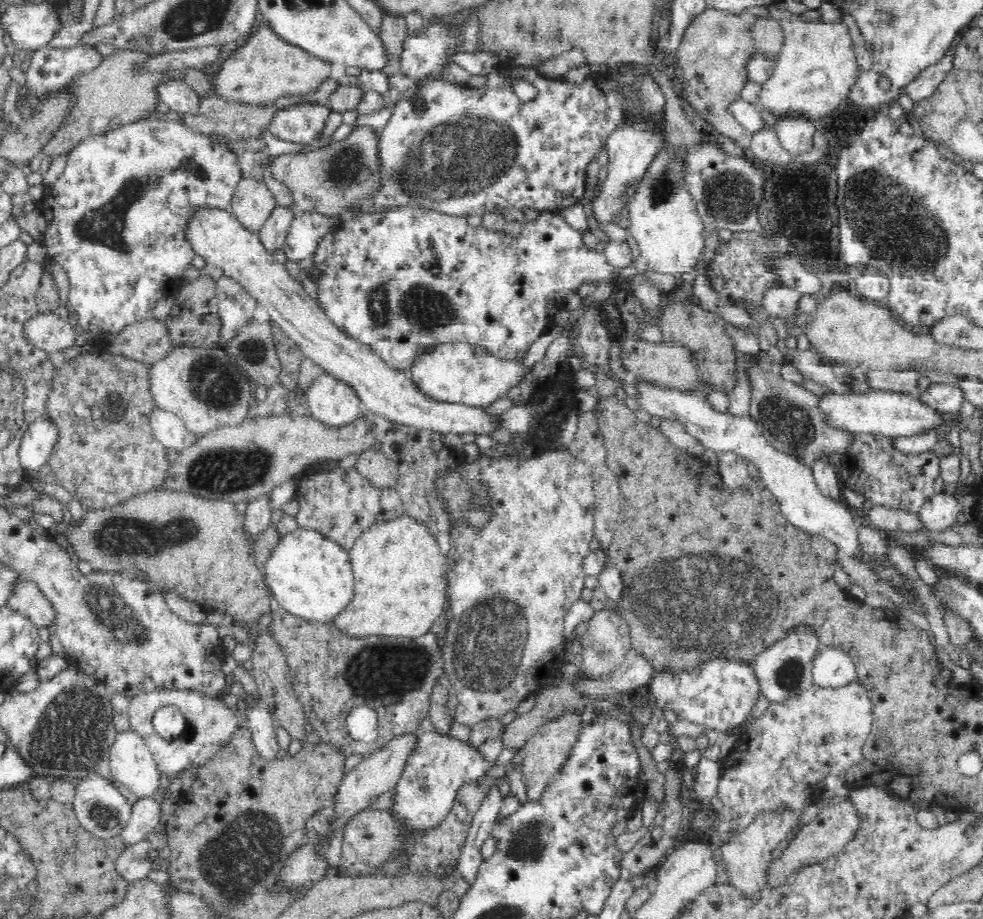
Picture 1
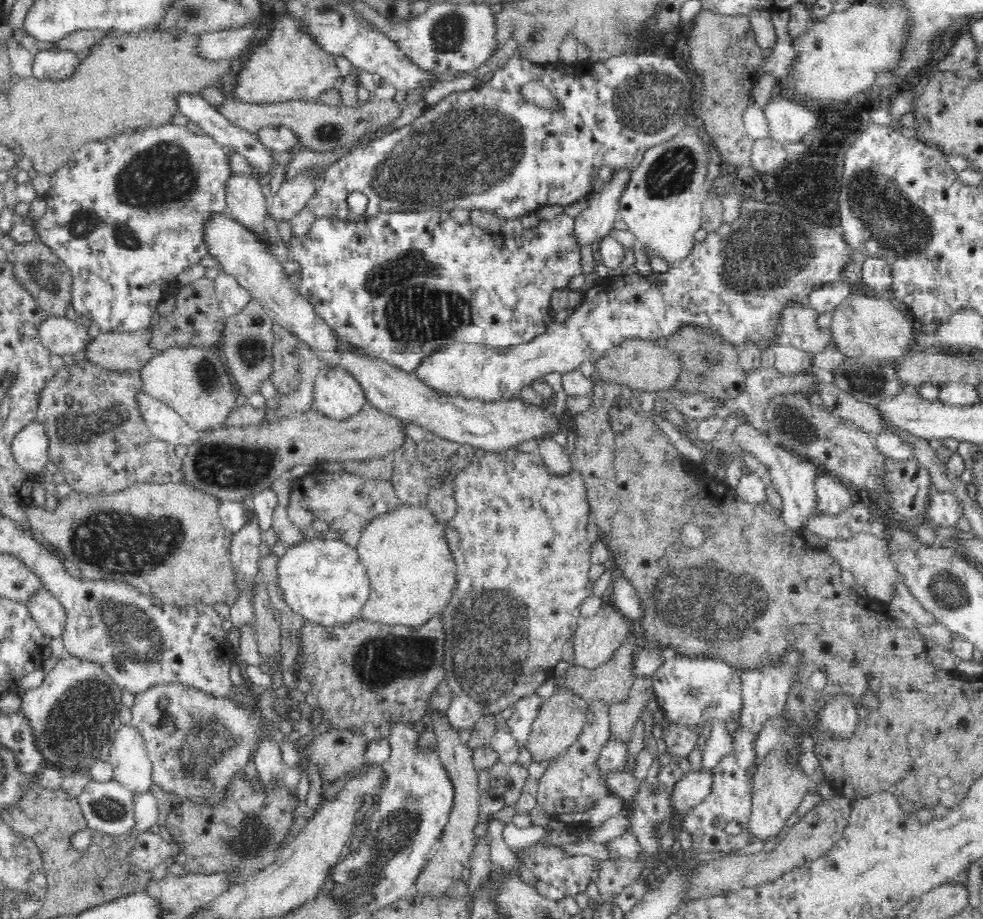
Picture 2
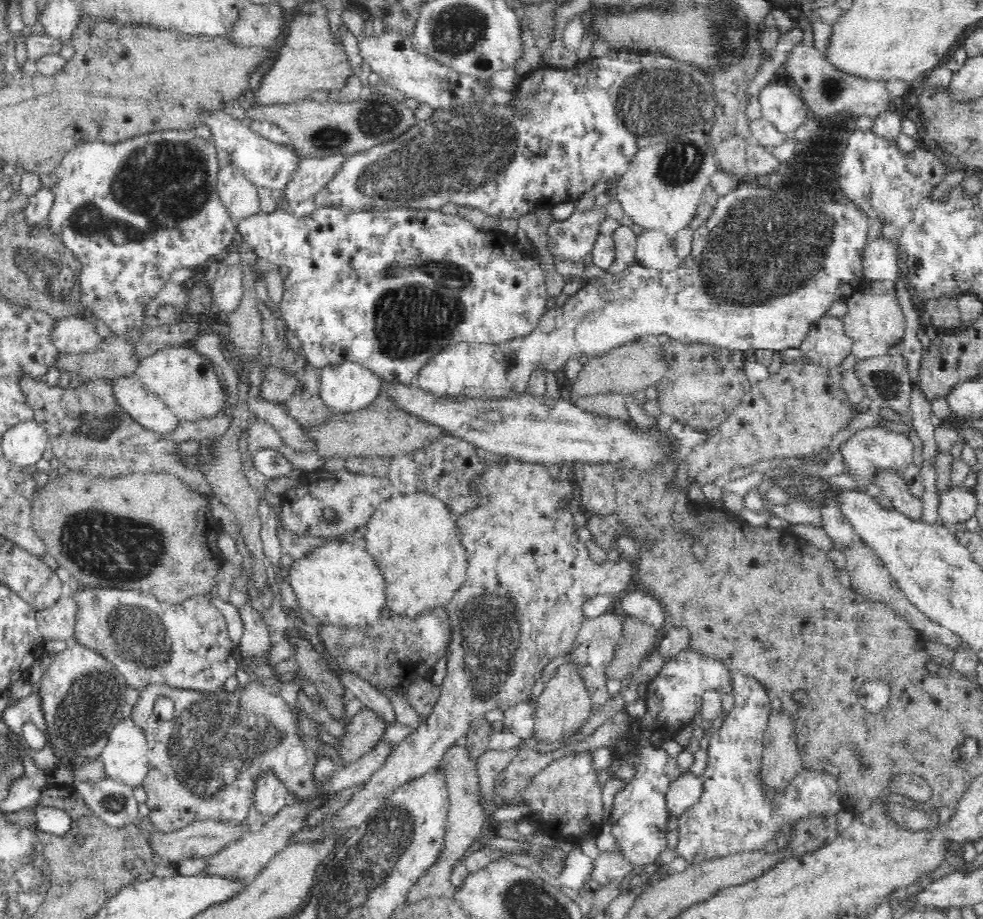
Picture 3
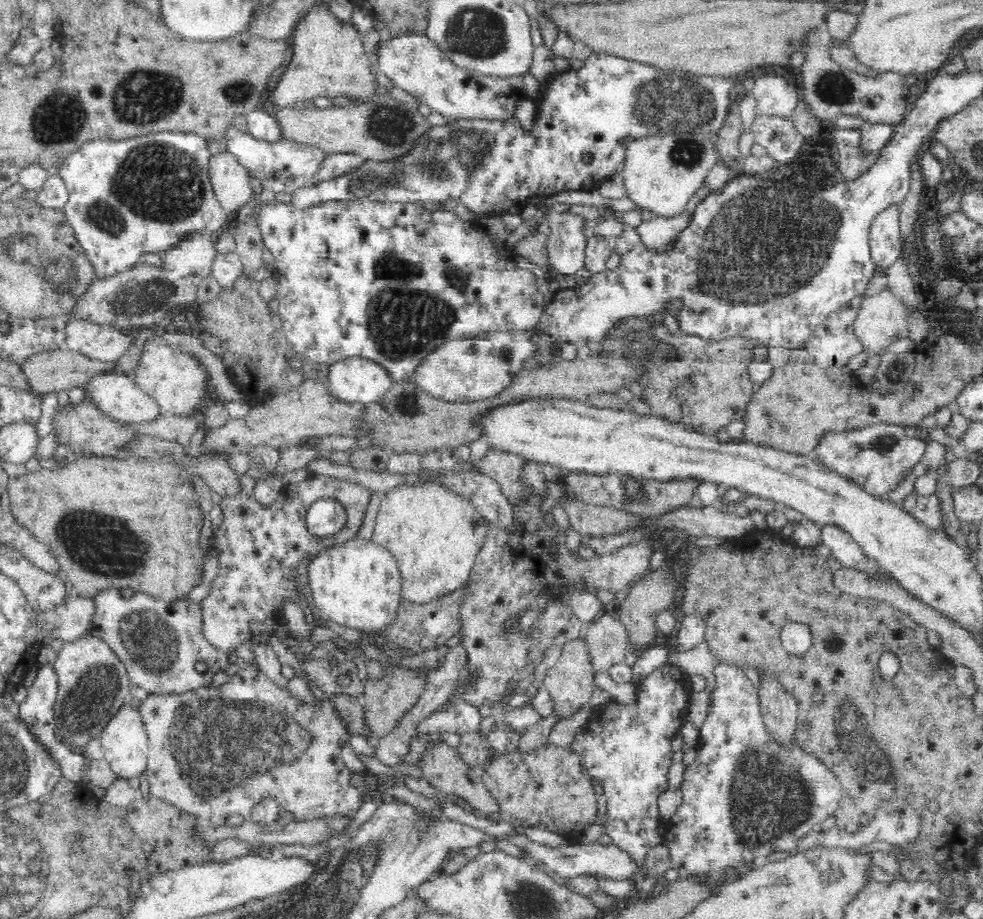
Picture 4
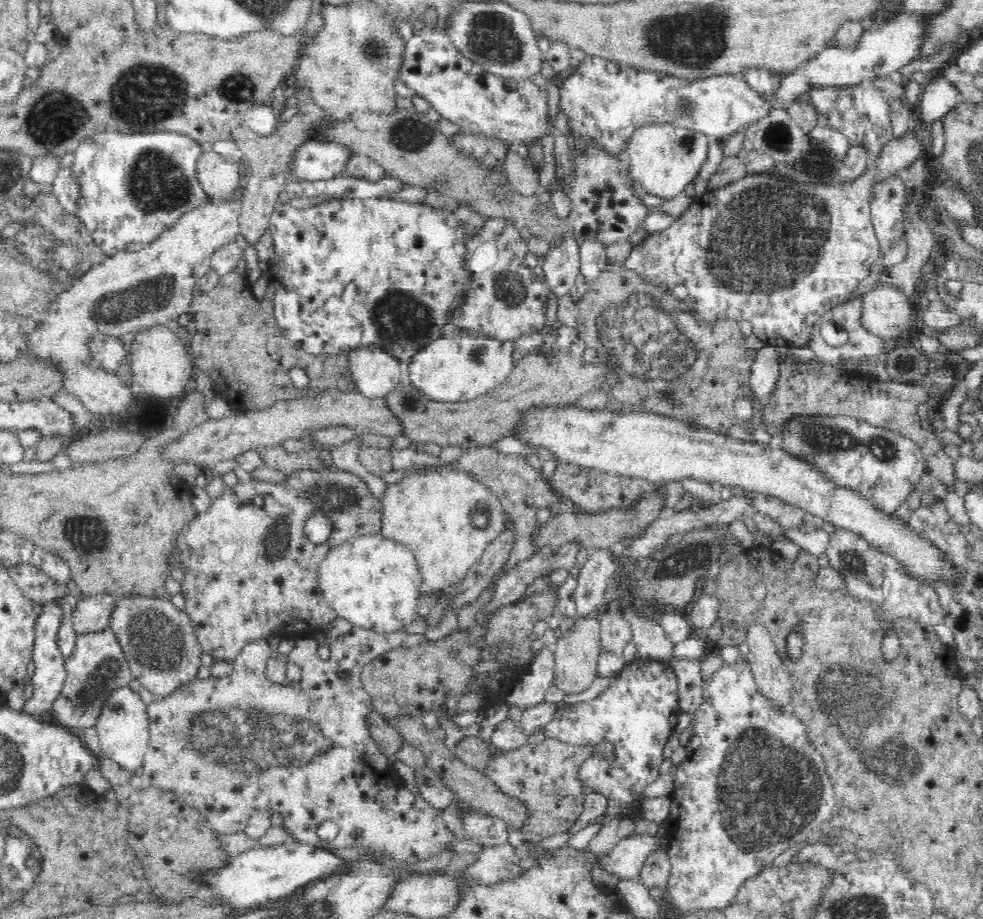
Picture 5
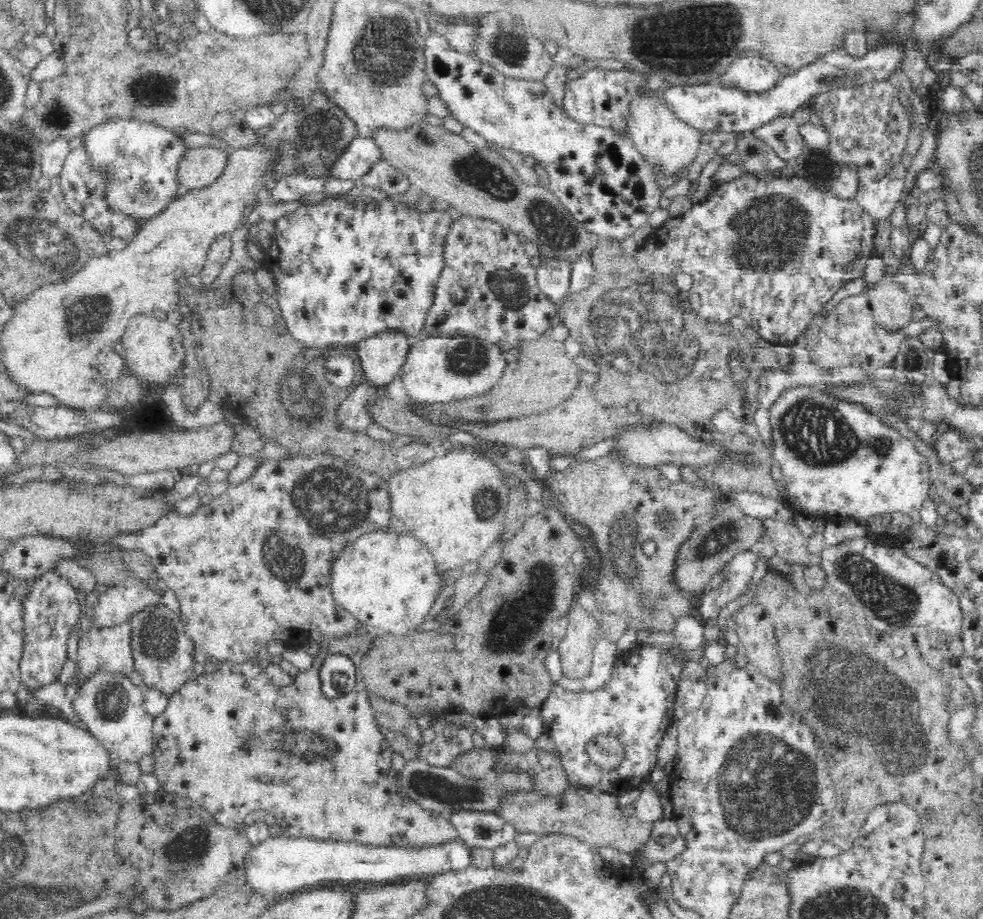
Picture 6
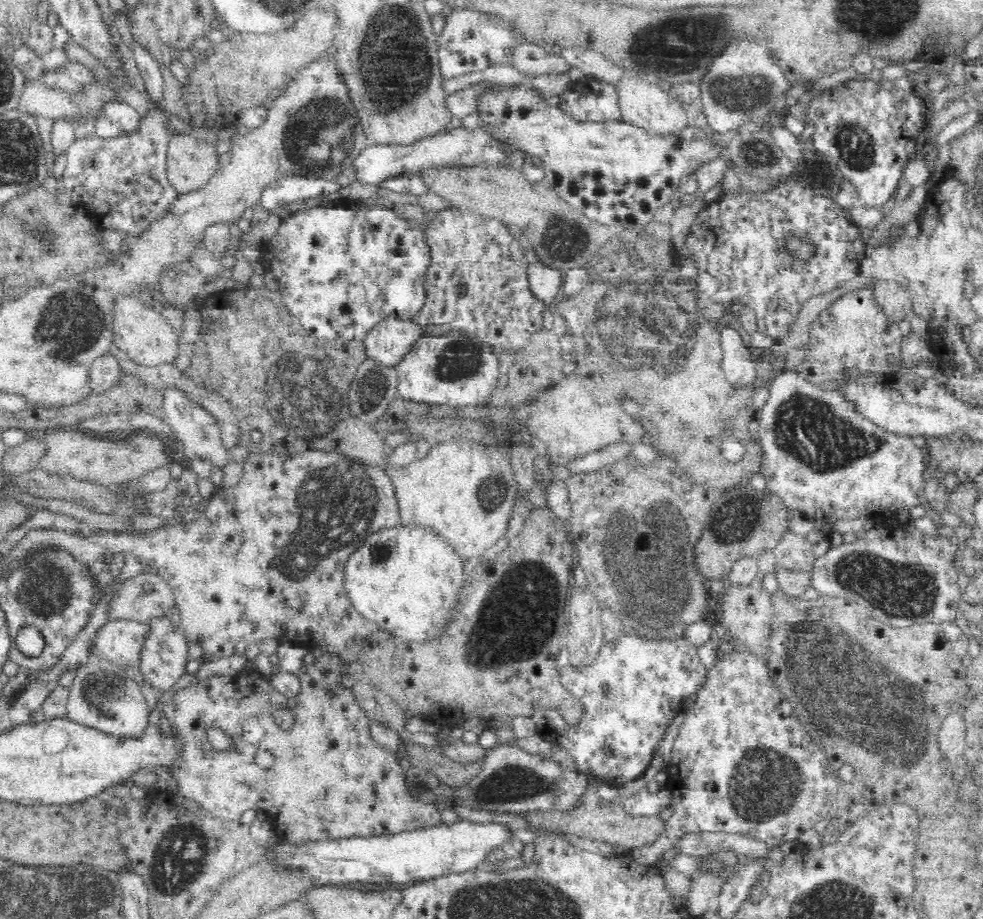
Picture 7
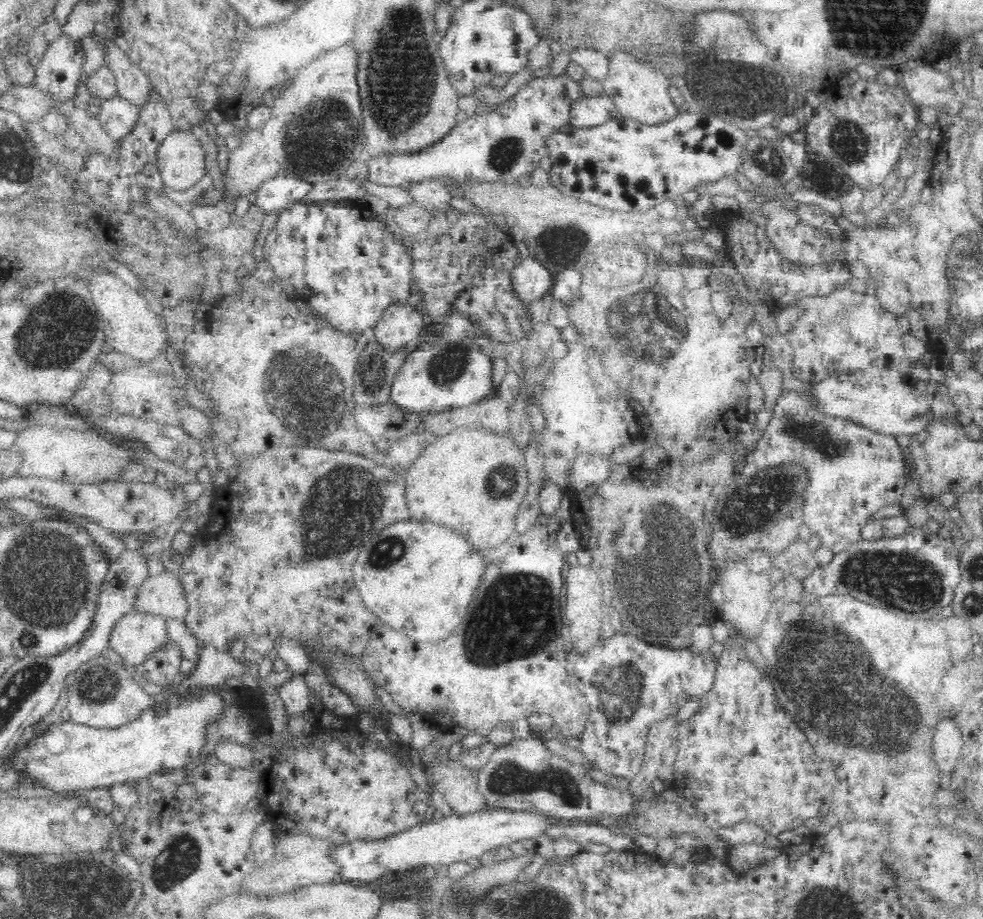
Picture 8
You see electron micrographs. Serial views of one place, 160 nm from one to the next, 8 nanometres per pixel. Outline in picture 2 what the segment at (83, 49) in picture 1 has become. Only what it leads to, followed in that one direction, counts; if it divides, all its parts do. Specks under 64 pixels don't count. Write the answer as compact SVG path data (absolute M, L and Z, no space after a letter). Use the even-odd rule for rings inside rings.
M58 48L38 50L33 56L32 76L39 81L58 82L67 79L76 70L79 62L74 51Z

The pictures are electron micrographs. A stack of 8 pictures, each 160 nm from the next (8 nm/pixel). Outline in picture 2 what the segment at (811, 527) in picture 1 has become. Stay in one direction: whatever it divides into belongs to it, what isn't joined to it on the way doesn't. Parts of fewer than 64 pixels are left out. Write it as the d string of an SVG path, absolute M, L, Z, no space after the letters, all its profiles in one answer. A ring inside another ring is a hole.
M750 423L739 425L732 435L735 446L744 448L745 452L752 454L761 462L766 464L766 469L770 473L773 487L781 496L782 510L780 512L785 525L793 531L802 530L803 520L812 513L815 513L815 490L816 468L803 459L803 457L787 451L784 447L774 443L768 435L754 428Z

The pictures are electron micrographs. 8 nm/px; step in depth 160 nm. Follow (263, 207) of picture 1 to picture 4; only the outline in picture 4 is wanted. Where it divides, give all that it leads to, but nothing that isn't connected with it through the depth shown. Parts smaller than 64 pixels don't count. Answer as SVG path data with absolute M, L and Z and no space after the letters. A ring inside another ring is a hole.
M211 154L208 166L209 181L218 204L233 216L246 210L253 201L255 184L236 155Z

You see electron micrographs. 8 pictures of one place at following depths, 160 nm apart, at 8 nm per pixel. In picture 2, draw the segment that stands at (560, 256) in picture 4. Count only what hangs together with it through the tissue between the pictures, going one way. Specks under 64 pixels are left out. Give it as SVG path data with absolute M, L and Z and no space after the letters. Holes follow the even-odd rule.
M613 172L601 191L587 197L586 210L574 217L573 235L578 246L590 246L609 234L619 217L618 199L628 179L629 172Z

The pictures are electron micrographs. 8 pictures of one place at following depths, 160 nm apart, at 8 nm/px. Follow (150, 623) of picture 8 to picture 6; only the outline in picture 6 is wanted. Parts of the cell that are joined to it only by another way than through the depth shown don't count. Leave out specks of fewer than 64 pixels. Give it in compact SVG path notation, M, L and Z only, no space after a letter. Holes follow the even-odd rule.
M130 621L110 627L93 626L81 636L76 658L79 670L77 686L96 669L128 675L135 670L131 626Z

